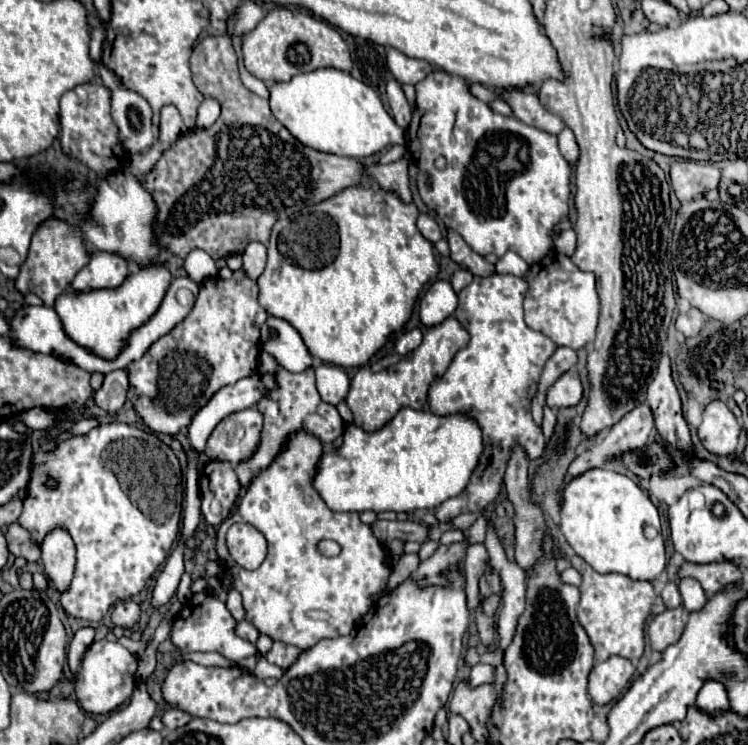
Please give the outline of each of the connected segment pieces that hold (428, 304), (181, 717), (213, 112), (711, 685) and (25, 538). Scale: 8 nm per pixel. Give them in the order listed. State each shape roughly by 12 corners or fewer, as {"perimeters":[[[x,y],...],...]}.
{"perimeters":[[[434,281],[420,301],[420,321],[438,325],[456,311],[450,281]],[[174,707],[162,713],[168,729],[186,725],[192,717]],[[204,99],[198,107],[196,127],[210,127],[220,115],[214,99]],[[706,679],[696,707],[708,715],[730,709],[726,687]],[[12,523],[6,529],[8,549],[30,563],[41,560],[30,533]]]}

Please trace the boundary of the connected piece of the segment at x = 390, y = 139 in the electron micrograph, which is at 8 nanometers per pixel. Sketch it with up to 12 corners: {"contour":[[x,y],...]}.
{"contour":[[338,69],[270,89],[316,151],[362,159],[406,143],[376,91]]}

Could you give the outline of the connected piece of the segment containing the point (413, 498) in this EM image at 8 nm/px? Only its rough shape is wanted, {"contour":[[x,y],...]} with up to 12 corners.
{"contour":[[468,413],[350,425],[314,489],[332,511],[458,497],[482,455]]}

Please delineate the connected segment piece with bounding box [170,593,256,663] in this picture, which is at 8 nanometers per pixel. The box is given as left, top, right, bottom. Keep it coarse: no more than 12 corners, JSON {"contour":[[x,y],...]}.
{"contour":[[212,593],[180,609],[172,643],[240,663],[256,653]]}

